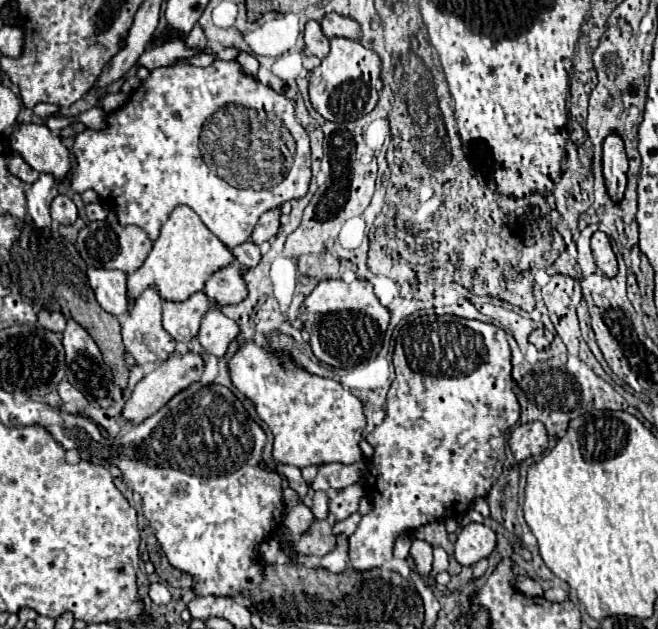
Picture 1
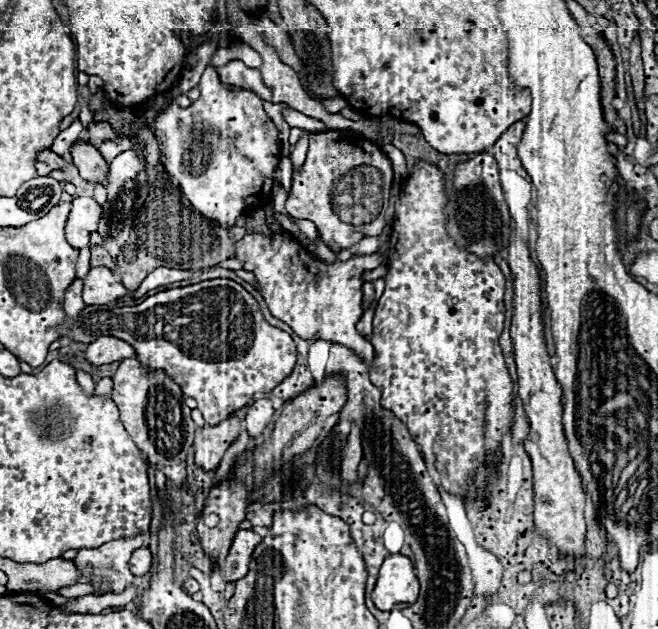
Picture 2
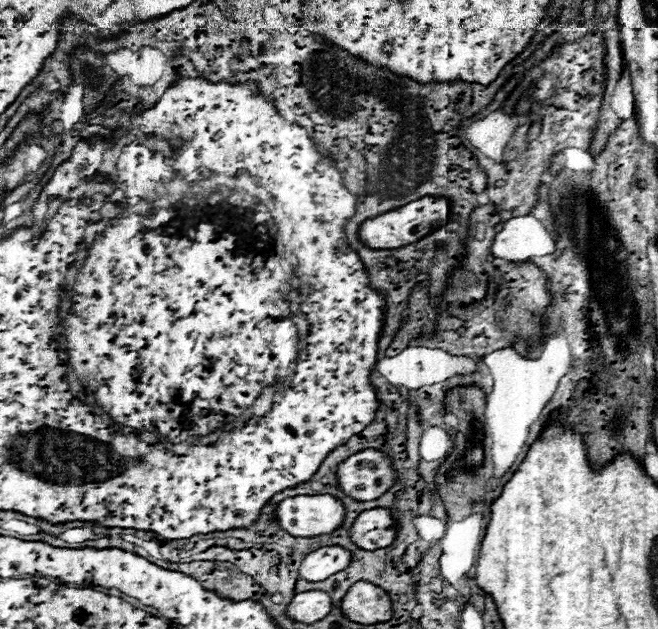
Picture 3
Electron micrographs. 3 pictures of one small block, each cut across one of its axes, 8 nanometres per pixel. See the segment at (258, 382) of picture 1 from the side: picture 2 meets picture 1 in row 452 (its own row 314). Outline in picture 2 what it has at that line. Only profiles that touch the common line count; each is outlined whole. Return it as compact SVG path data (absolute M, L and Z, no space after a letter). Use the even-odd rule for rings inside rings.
M246 234L236 244L236 258L244 262L244 270L254 272L258 288L270 312L292 326L298 336L332 340L354 350L366 364L372 364L374 350L358 332L356 324L362 318L362 272L382 264L382 256L356 256L348 262L326 264L314 258L288 234Z

